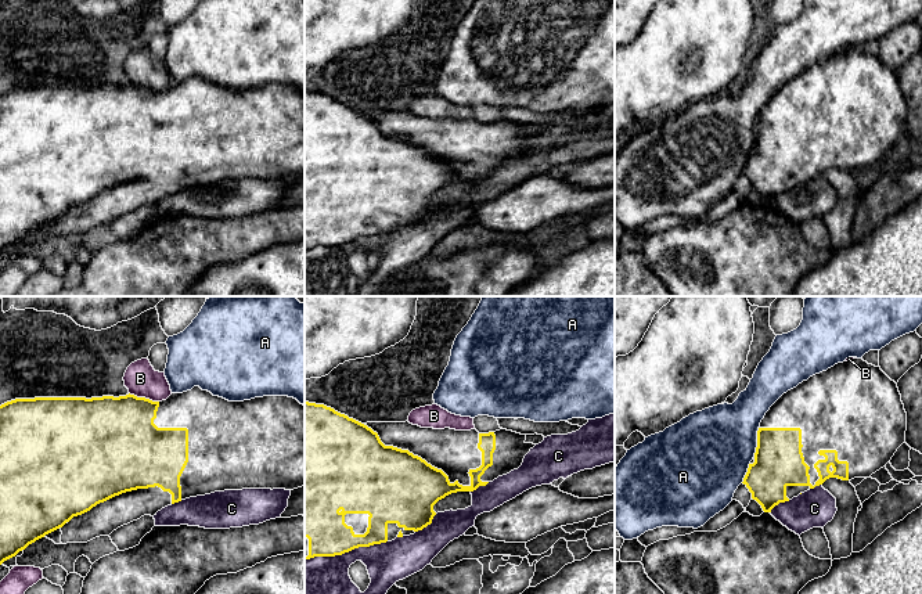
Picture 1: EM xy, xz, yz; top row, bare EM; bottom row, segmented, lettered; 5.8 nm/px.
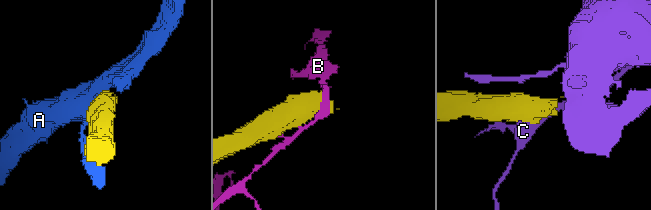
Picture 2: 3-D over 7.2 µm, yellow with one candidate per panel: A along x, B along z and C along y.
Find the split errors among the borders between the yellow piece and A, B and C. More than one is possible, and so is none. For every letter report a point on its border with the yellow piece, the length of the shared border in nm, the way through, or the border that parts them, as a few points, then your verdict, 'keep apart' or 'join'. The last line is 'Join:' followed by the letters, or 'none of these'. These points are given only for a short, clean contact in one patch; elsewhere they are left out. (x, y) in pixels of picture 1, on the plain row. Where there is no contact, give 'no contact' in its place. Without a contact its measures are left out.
A: contact yz (757, 132); length 170 nm; keep apart
B: contact xy (144, 87); length 190 nm; keep apart
C: contact xz (345, 241); length 500 nm; keep apart
Join: none of these

